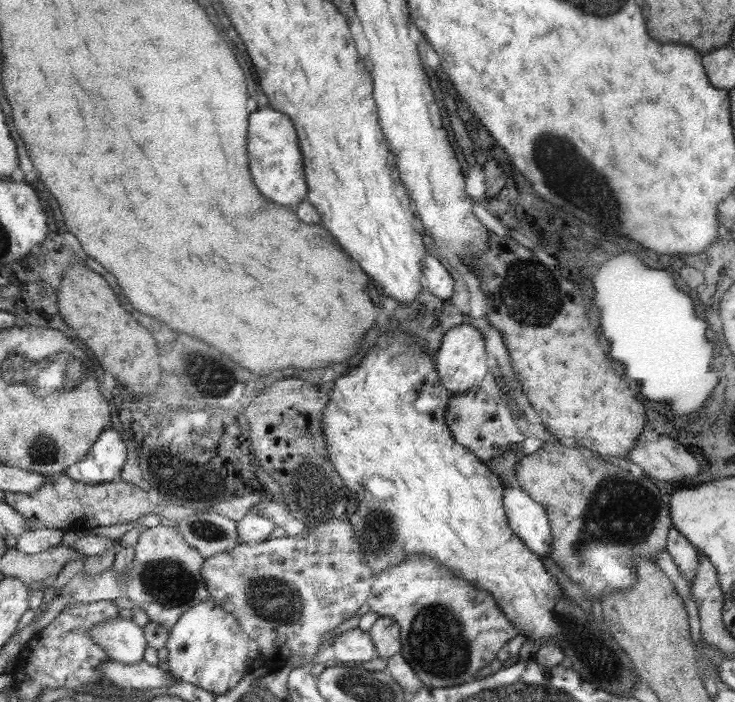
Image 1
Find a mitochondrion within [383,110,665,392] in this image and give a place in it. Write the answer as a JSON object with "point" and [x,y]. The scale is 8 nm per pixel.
{"point":[553,153]}

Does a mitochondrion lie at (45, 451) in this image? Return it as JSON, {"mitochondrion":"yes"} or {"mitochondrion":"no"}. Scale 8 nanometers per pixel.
{"mitochondrion":"yes"}

